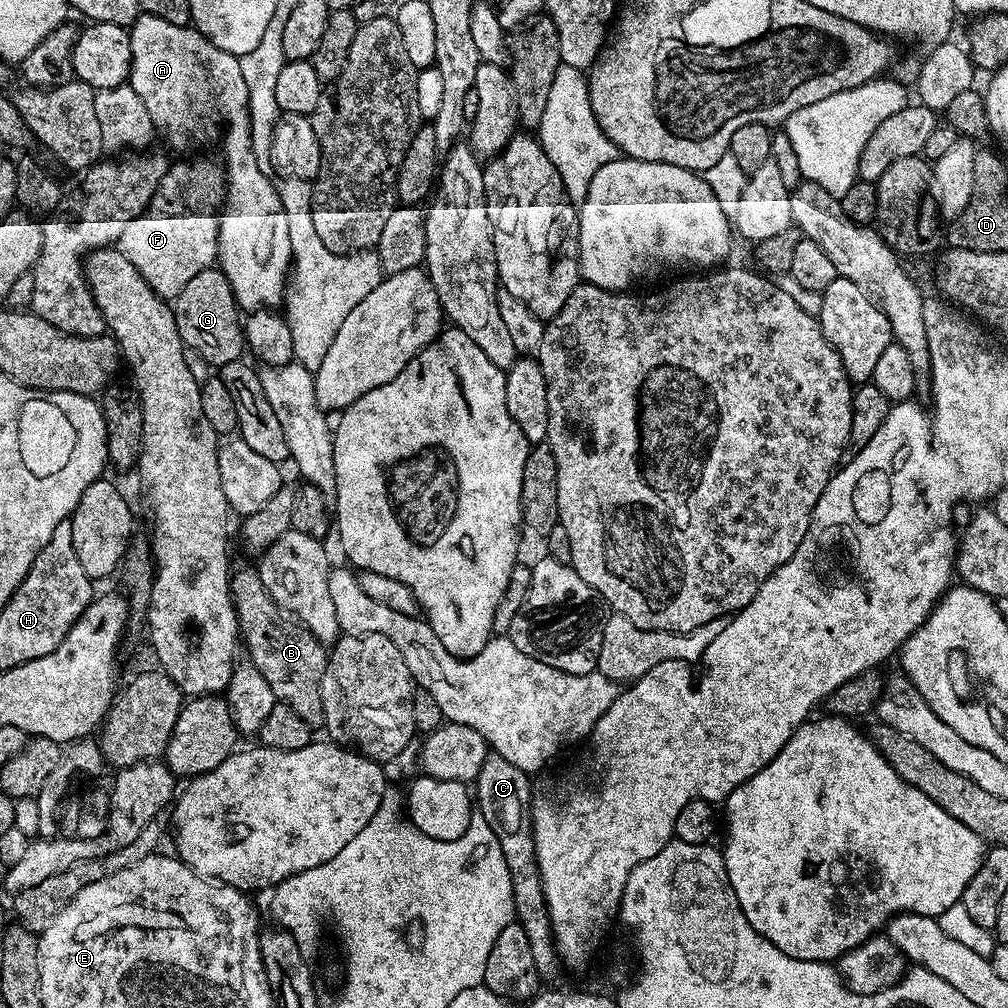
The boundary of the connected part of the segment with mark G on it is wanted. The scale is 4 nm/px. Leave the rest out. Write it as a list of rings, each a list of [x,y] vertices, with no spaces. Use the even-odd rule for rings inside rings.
[[[219,267],[202,270],[186,282],[186,287],[174,297],[174,311],[178,334],[185,348],[198,350],[209,366],[229,364],[245,355],[242,309],[236,303],[234,290]]]

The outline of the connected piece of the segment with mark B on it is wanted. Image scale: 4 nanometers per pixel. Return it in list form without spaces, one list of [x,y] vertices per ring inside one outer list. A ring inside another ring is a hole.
[[[255,567],[240,568],[231,573],[232,602],[240,619],[242,642],[248,648],[252,664],[262,670],[262,676],[274,690],[277,701],[289,704],[306,723],[320,726],[324,723],[322,706],[322,674],[326,674],[329,649],[321,644],[305,624],[288,615],[274,602],[262,586],[262,578]]]

